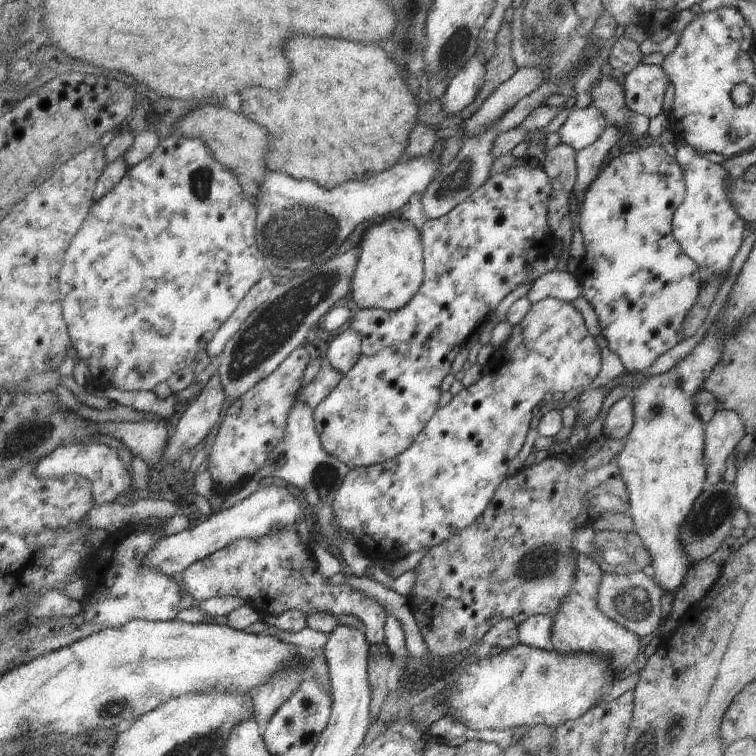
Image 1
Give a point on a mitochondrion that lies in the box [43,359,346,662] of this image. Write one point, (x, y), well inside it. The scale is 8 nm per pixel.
(325, 477)

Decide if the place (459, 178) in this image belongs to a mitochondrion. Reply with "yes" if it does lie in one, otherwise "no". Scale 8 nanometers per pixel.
yes

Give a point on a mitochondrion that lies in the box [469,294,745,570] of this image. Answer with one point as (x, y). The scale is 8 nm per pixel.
(711, 513)

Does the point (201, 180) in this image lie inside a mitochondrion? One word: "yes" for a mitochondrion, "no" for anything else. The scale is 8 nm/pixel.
yes

